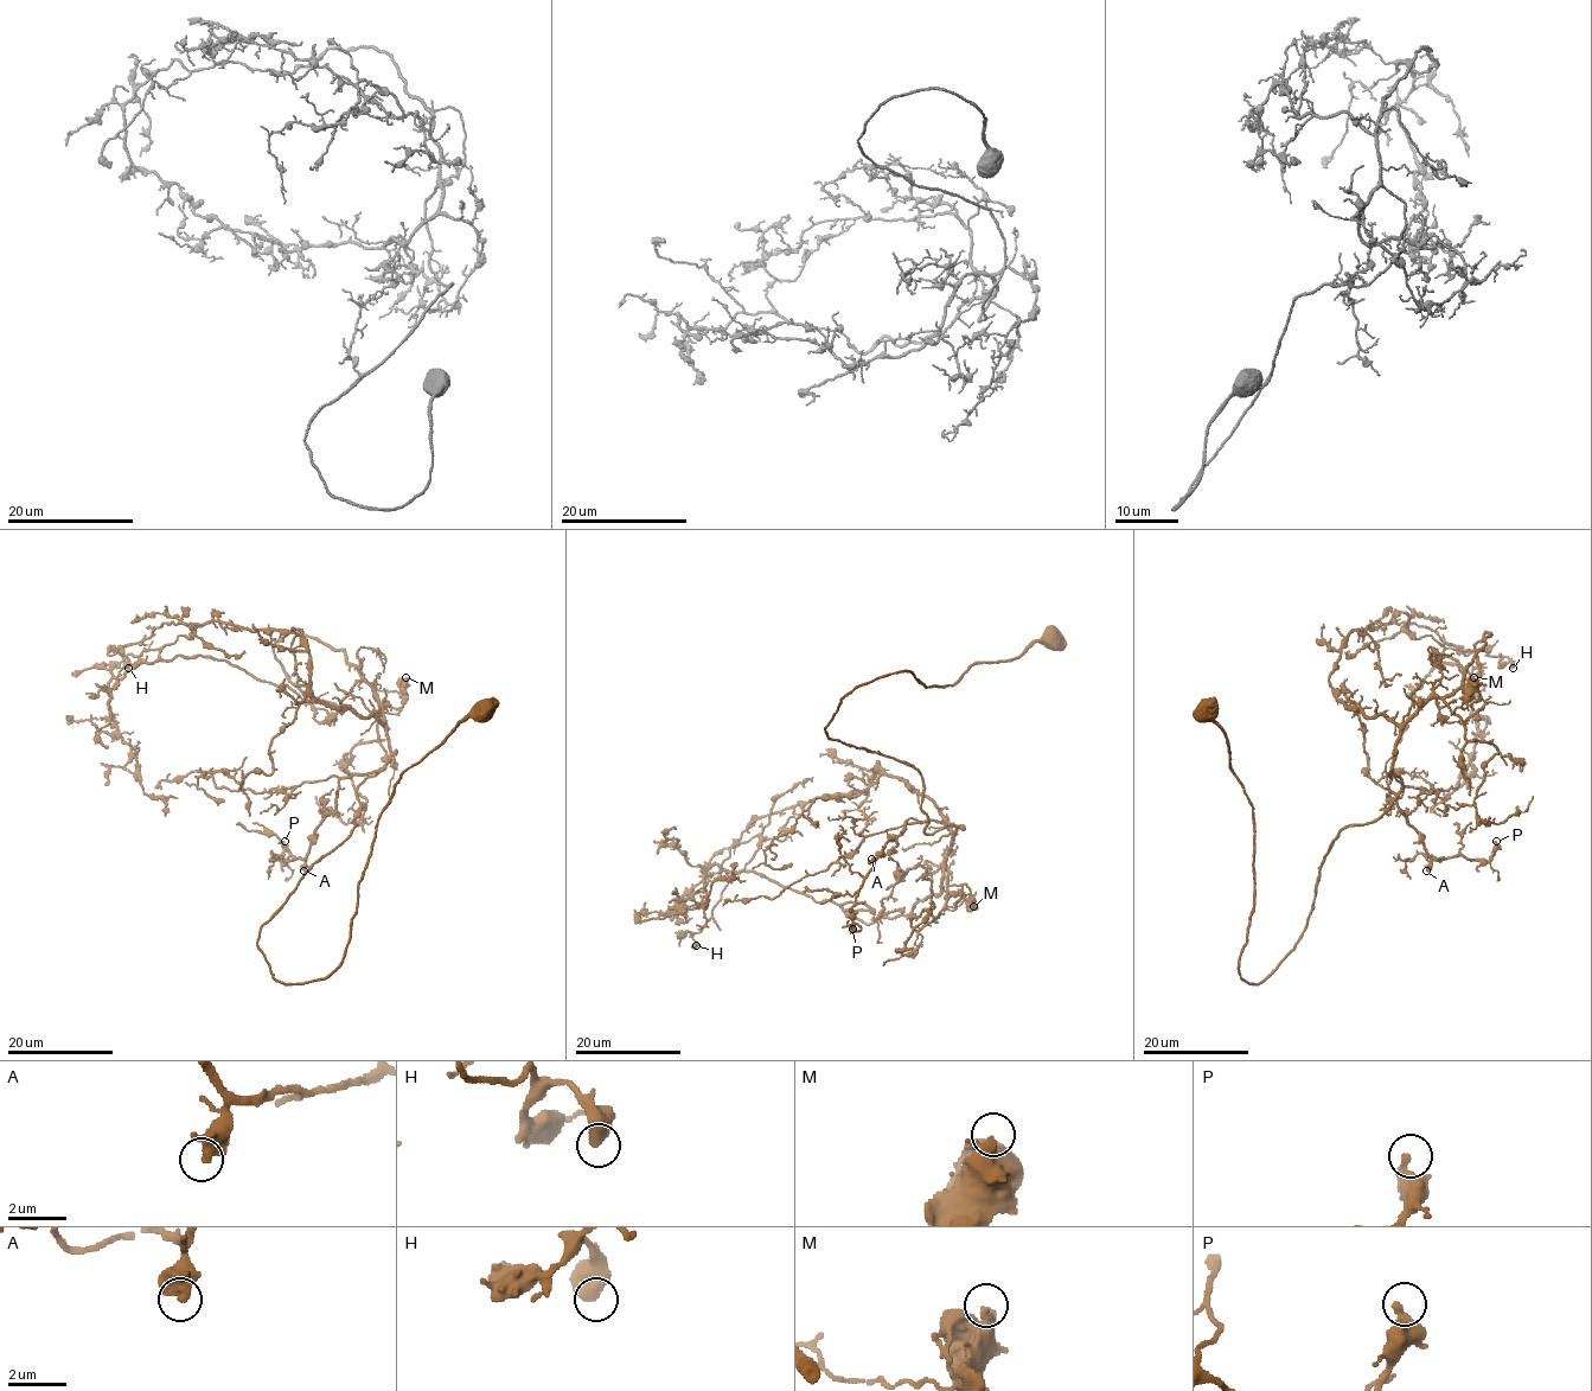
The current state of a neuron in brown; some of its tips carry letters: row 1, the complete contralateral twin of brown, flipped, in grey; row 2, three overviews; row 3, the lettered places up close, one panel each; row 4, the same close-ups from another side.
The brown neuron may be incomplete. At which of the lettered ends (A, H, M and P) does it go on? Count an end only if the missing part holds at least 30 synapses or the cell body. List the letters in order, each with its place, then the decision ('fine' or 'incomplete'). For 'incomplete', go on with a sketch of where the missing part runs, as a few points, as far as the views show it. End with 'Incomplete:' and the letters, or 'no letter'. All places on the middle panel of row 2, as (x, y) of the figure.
A: at (871, 859); incomplete; missing branch runs (871, 859), (864, 850), (849, 872), (835, 882), (832, 893), (835, 897), (837, 893)
H: at (696, 945); fine
M: at (973, 906); fine
P: at (852, 929); fine
Incomplete: A

